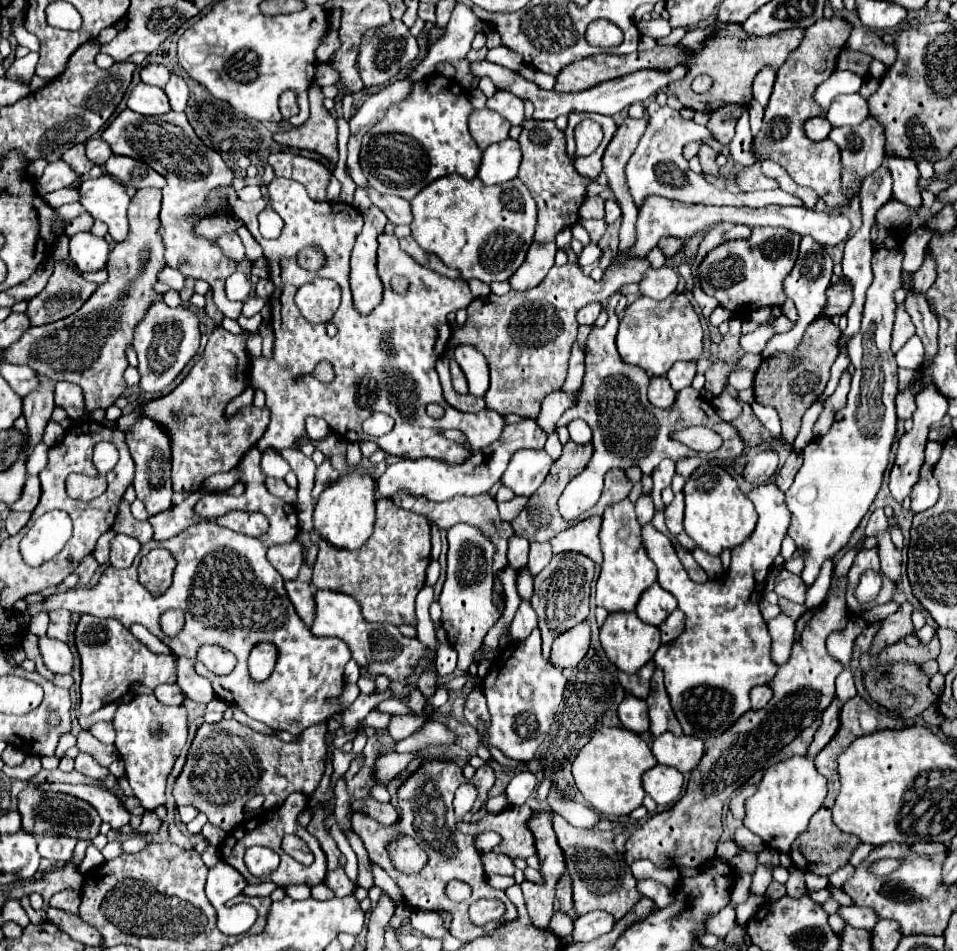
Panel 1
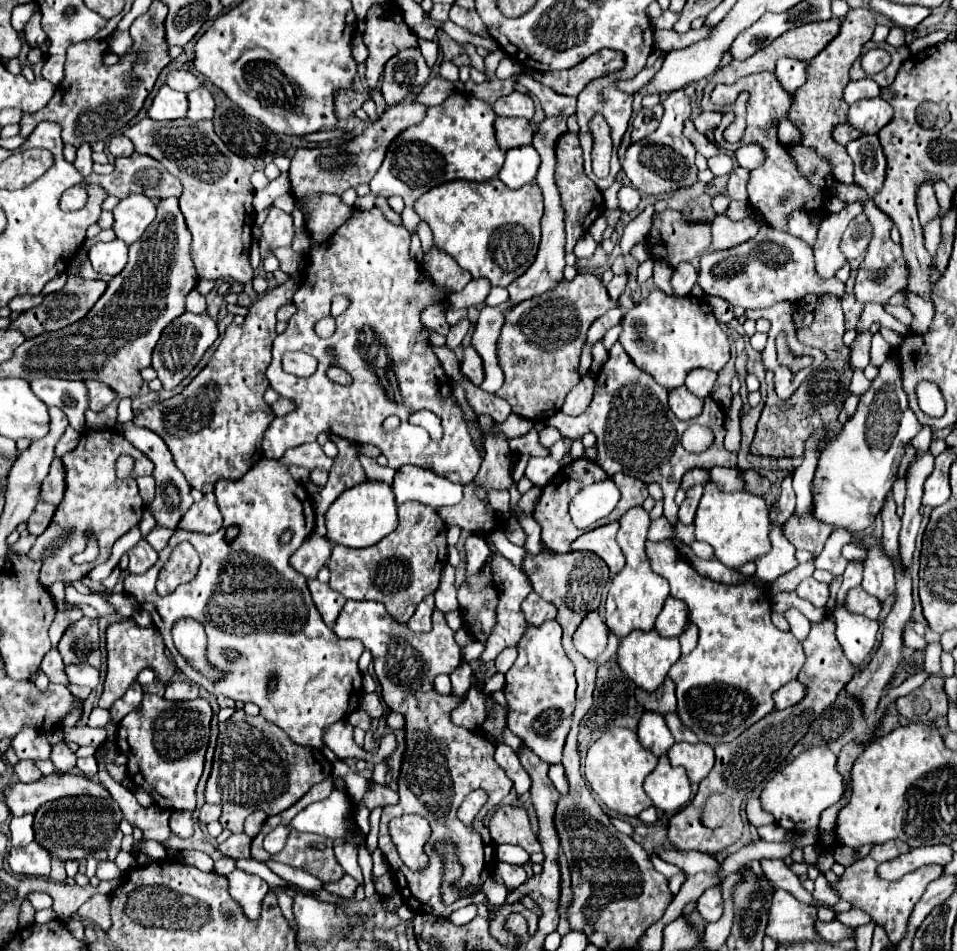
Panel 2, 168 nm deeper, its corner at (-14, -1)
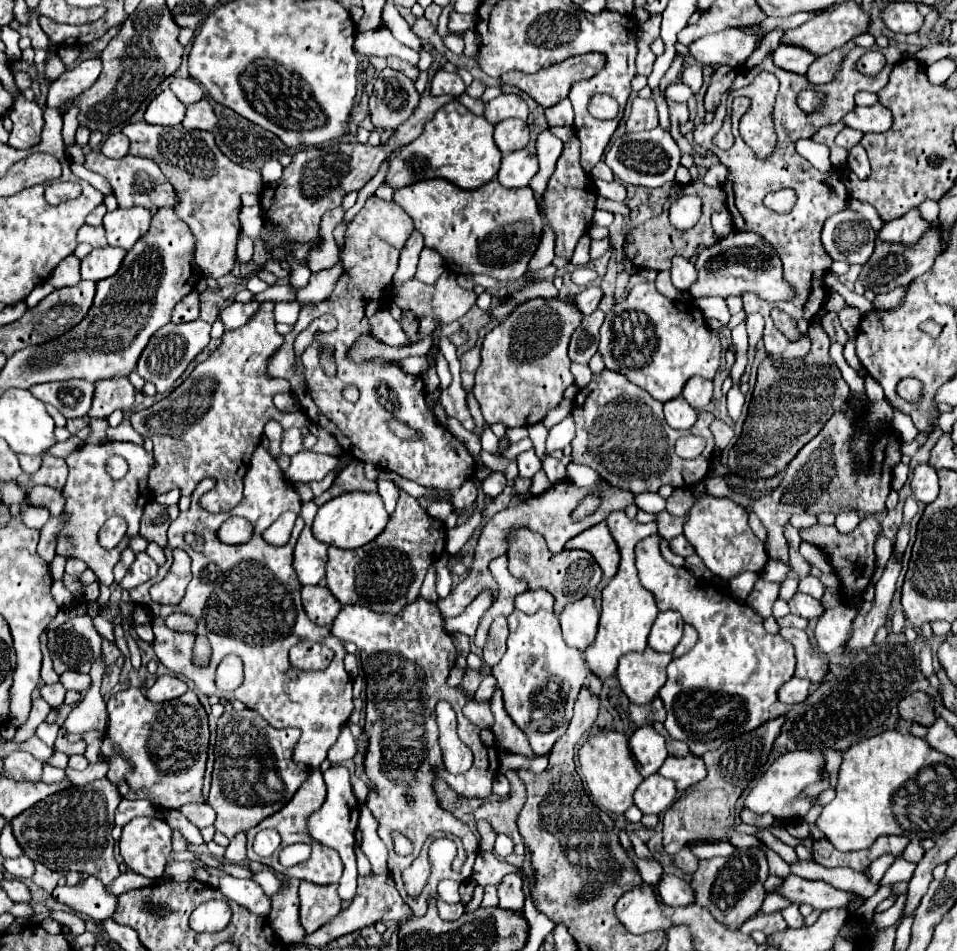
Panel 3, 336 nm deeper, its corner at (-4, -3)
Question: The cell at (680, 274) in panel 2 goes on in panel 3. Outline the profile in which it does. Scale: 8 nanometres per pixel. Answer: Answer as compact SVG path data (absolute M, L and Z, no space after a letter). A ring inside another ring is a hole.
M674 257L672 259L672 283L680 289L680 291L688 291L690 285L696 281L698 273L692 261L684 259L684 257Z

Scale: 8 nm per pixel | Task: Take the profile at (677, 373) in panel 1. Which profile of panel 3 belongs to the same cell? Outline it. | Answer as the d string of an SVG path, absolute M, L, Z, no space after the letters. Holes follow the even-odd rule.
M692 377L684 391L682 391L682 397L694 407L694 409L702 409L710 403L712 399L712 381L706 381L702 377Z

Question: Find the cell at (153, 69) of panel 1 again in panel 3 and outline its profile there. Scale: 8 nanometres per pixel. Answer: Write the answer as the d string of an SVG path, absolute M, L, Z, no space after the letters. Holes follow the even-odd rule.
M172 79L170 89L174 91L174 95L184 103L184 105L192 105L198 103L204 97L204 89L202 85L198 85L194 79Z

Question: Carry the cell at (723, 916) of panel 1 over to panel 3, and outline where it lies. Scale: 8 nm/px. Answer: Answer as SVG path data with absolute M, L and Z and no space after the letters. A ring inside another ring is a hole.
M662 873L658 885L658 895L660 899L666 903L666 905L672 905L672 907L684 907L684 905L690 905L694 903L694 893L690 889L690 885L676 877L676 875L668 875L668 873Z

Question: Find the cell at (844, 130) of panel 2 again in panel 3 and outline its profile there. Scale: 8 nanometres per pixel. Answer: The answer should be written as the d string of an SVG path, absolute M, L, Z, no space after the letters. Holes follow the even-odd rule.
M844 127L844 129L838 133L836 143L838 143L840 147L844 147L844 149L852 149L854 145L860 143L862 135L864 135L862 131L854 131L854 129L850 129L850 127Z

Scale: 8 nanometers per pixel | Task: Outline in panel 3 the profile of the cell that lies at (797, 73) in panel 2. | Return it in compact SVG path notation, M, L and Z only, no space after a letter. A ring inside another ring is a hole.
M782 43L774 51L774 63L780 69L786 69L786 71L792 71L792 73L798 73L798 75L806 75L808 67L812 65L814 59L816 59L816 55L812 55L804 47L788 45L788 43Z

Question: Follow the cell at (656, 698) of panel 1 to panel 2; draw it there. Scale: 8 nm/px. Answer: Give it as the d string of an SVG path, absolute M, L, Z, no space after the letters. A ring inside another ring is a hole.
M668 713L668 717L664 717L664 719L666 719L666 725L668 725L668 729L670 729L670 733L672 733L674 741L698 743L698 737L696 737L688 727L684 727L684 725L682 725L682 721L676 717L676 713Z

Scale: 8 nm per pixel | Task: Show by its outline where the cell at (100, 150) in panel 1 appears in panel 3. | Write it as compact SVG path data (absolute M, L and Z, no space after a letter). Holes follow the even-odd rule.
M122 133L110 135L110 137L102 143L100 151L102 151L106 157L110 157L110 159L120 159L120 157L124 157L124 155L128 153L128 139L126 139L126 135L122 135Z

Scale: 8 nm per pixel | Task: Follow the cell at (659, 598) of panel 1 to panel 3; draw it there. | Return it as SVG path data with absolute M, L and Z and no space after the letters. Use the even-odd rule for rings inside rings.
M664 611L656 617L650 637L648 637L648 647L660 653L672 653L674 647L682 639L682 627L684 621L678 613L674 611Z

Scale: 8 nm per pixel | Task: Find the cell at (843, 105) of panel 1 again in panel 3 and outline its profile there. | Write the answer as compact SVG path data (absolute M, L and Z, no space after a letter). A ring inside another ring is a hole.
M880 103L870 105L870 107L856 107L854 111L850 111L844 117L844 123L848 127L854 127L862 133L884 133L892 127L892 115L886 107L882 107Z

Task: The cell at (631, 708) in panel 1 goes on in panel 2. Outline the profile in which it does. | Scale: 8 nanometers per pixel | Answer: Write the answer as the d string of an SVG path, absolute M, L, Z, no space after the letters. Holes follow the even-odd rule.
M644 713L640 717L638 737L640 737L640 743L650 751L654 751L656 755L666 753L674 743L668 727L664 725L664 717L660 717L658 713Z

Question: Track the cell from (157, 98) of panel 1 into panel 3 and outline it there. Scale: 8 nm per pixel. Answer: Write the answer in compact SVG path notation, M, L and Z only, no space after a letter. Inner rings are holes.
M166 89L148 105L144 119L146 119L146 123L152 123L152 125L174 127L174 125L182 123L184 115L186 115L184 103L180 99L176 99L176 95L170 89Z

